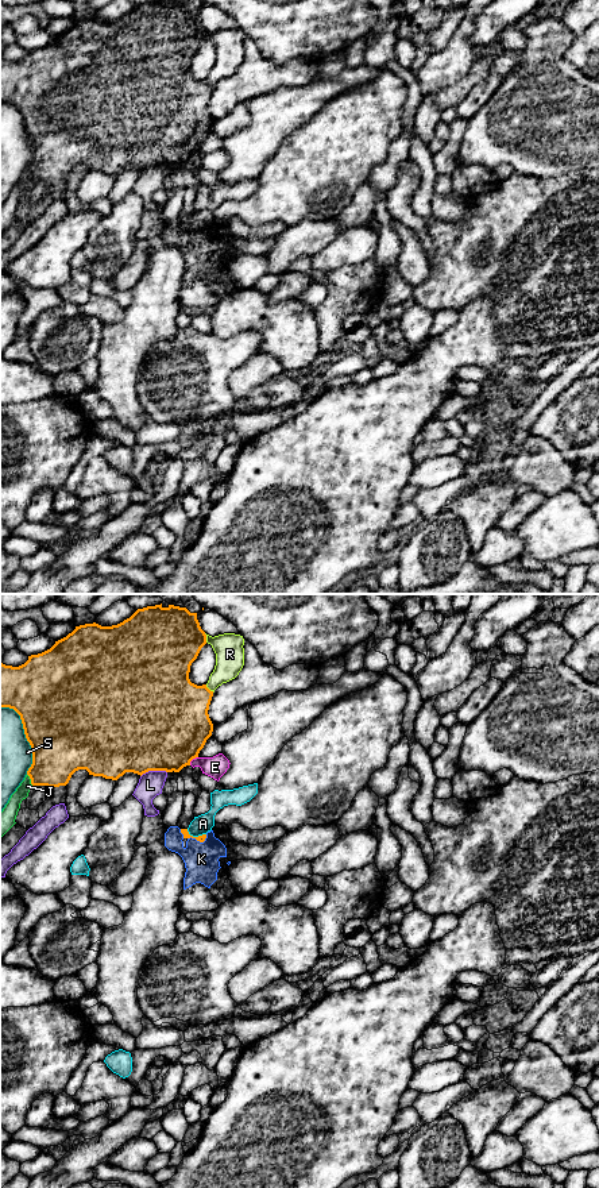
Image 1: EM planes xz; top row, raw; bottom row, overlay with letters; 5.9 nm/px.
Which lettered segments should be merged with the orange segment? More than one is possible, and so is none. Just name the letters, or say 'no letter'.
K

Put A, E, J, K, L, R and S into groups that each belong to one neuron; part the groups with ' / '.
A / E / J / K / L / R / S

